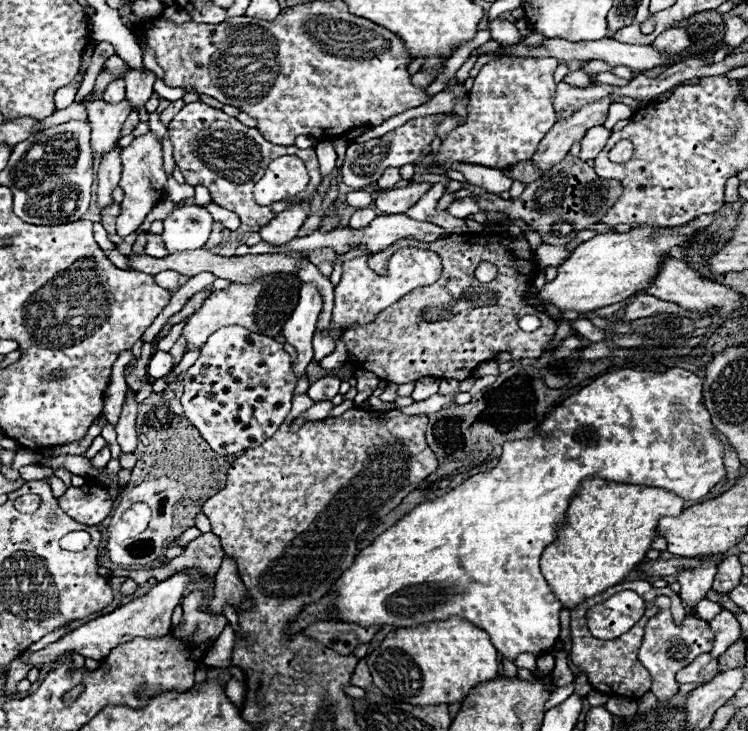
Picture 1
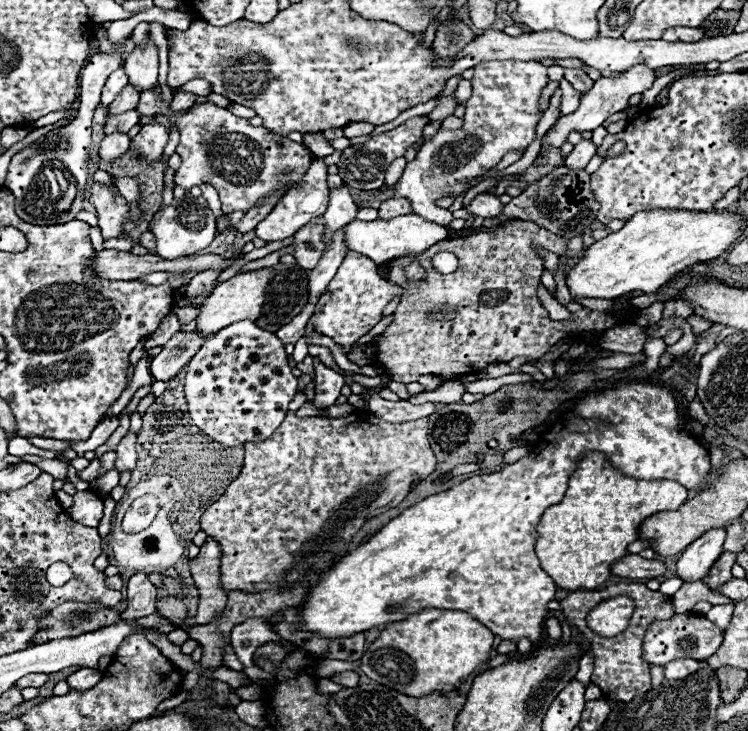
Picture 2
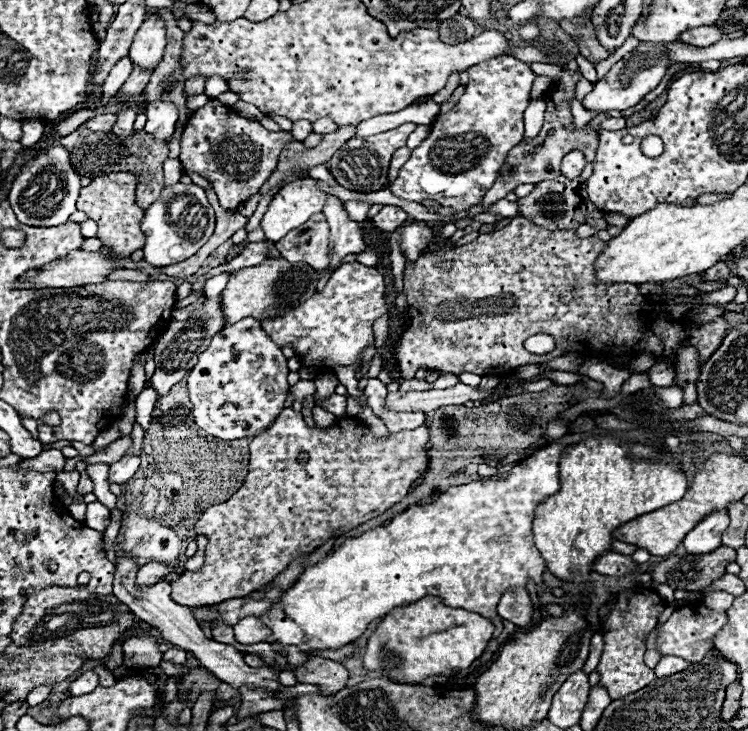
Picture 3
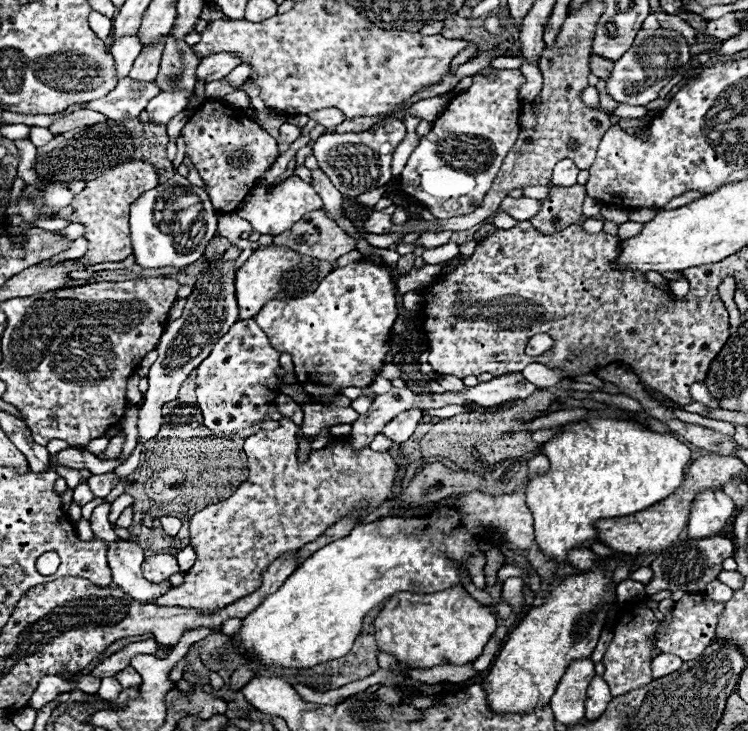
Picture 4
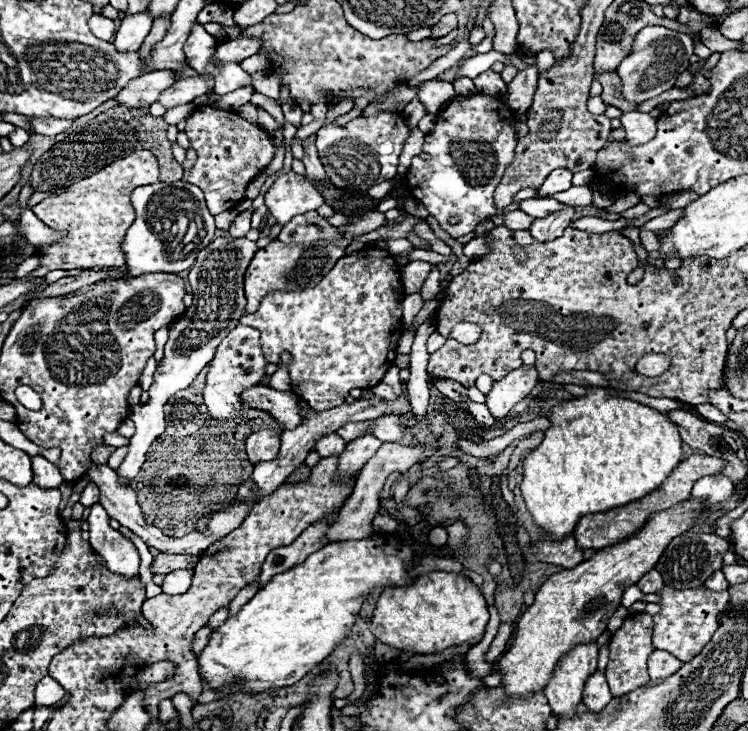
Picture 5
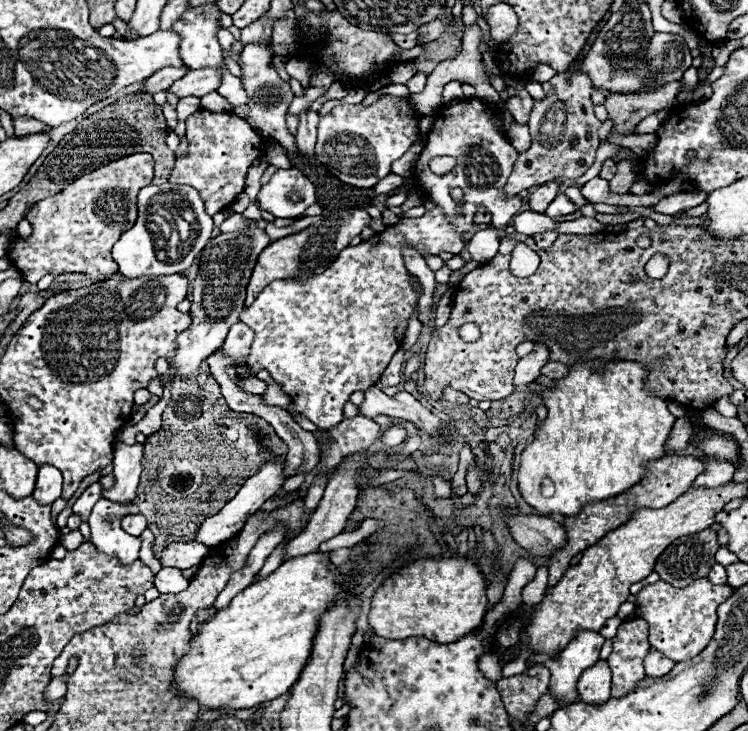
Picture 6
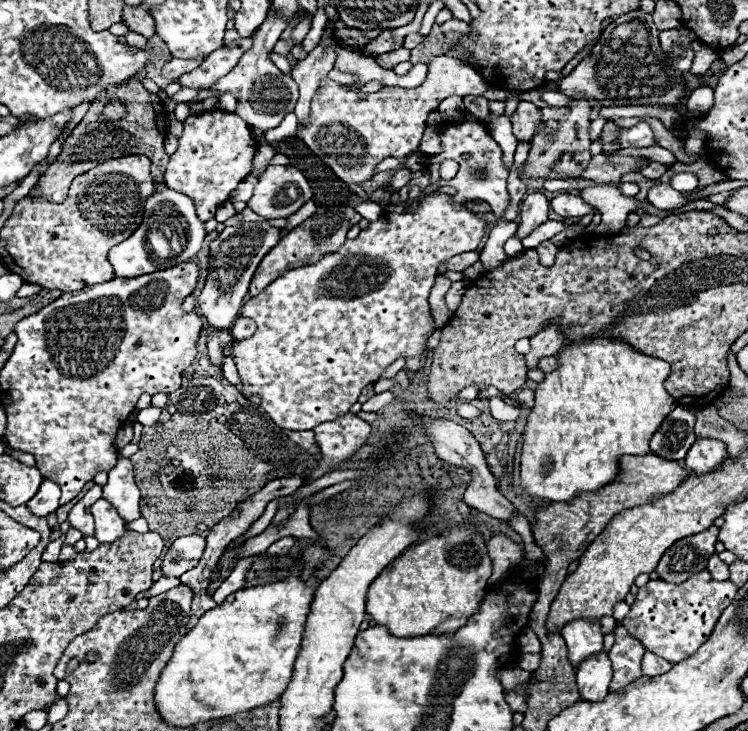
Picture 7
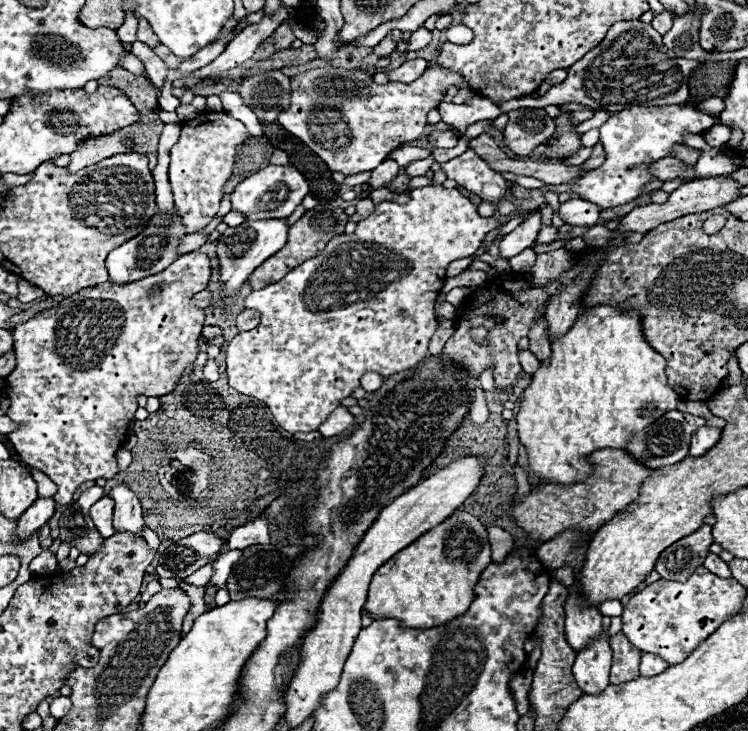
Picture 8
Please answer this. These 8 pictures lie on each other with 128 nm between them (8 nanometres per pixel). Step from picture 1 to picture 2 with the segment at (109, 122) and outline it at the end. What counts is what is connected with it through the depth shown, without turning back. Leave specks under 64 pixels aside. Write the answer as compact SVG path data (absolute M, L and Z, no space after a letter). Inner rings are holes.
M128 84L110 104L110 114L122 114L128 110L134 110L138 106L138 96L140 96L140 92L136 90L136 86Z

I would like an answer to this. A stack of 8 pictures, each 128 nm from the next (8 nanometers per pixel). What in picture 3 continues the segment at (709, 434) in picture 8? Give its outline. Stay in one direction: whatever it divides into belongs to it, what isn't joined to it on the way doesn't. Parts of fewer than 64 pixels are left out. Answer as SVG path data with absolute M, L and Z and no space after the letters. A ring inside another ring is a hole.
M714 510L708 516L704 516L694 530L690 530L690 534L686 534L684 538L684 546L686 552L690 554L706 554L716 550L722 544L722 534L728 528L730 516L728 510Z

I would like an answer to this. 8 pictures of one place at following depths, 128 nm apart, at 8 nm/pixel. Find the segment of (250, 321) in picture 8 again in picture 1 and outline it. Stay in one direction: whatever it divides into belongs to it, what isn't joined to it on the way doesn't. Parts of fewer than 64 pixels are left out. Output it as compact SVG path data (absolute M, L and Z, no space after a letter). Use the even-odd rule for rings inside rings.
M224 326L216 330L208 338L206 346L200 348L198 360L194 362L194 366L186 370L182 382L184 382L182 394L184 416L198 428L198 432L210 444L210 448L222 456L236 454L266 442L290 412L296 388L296 376L292 372L290 356L284 352L284 344L276 342L270 336L250 332L244 326Z

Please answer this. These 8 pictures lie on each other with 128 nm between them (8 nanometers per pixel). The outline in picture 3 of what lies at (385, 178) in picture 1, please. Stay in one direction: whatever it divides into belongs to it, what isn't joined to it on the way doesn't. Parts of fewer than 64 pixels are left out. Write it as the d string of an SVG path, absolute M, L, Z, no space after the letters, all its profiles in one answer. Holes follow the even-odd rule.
M402 146L400 150L394 152L392 156L392 164L390 164L390 172L388 172L388 180L394 182L394 178L398 178L398 170L402 168L402 164L410 158L410 148L408 146Z

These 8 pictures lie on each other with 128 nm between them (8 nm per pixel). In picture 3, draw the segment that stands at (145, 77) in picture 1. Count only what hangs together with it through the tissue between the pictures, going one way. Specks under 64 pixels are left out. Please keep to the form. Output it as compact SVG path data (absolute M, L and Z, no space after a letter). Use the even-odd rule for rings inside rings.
M154 10L152 16L146 18L144 24L138 28L130 48L130 58L136 66L154 70L162 60L164 46L166 46L166 22Z

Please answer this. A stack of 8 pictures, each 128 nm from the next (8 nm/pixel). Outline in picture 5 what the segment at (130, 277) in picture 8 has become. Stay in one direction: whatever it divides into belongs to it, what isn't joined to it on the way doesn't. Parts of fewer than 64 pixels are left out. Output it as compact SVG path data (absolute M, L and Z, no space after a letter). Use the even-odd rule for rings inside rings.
M156 182L148 186L138 186L132 192L132 206L136 210L134 224L126 230L126 236L122 240L122 252L126 258L126 270L130 276L142 276L150 272L166 272L166 274L178 274L182 270L188 270L202 246L208 246L214 236L214 216L206 208L204 194L198 186L188 182ZM200 216L200 224L194 224L194 220ZM186 220L186 240L180 240L180 228ZM194 224L194 226L192 226Z

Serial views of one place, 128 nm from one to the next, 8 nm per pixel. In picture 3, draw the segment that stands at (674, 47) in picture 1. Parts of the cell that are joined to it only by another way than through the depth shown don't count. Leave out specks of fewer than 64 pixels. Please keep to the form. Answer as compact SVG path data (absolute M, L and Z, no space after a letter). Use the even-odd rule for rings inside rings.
M700 26L700 28L694 28L694 30L686 30L680 40L686 42L686 44L692 44L692 46L700 46L700 48L706 48L706 46L712 46L714 42L718 42L722 38L722 30L716 28L716 26Z

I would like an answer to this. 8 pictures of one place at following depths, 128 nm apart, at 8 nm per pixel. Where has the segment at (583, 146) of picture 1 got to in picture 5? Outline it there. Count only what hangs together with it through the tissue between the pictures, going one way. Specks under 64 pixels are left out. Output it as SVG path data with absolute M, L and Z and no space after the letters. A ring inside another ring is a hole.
M558 168L558 170L554 170L554 172L546 178L546 182L538 188L538 198L546 198L546 196L552 196L552 194L556 194L556 192L564 192L564 190L568 190L570 186L572 186L572 174L570 174L568 170Z

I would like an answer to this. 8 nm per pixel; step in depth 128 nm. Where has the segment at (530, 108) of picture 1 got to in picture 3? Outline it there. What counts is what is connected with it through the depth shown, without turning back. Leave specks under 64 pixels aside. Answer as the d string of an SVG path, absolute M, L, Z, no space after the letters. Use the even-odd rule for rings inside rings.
M498 56L468 68L468 74L470 82L458 104L436 118L430 136L412 150L410 160L400 168L398 178L390 186L394 196L412 202L436 200L440 206L456 212L470 210L480 204L486 190L494 184L508 150L524 138L522 112L530 102L530 86L536 78L528 64L512 56Z

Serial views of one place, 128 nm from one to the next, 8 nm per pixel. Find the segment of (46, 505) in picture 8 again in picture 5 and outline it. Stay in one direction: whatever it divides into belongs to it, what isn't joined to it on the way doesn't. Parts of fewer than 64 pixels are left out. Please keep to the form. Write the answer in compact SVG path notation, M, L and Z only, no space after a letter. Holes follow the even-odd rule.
M32 456L32 470L34 470L34 484L40 486L42 490L60 488L60 484L64 482L60 470L42 456Z

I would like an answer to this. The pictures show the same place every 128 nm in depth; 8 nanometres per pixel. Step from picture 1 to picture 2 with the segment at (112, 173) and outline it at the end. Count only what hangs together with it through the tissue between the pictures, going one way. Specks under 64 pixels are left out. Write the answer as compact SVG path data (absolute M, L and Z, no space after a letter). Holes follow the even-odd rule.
M114 132L108 134L100 146L100 156L104 160L114 160L124 154L124 150L130 148L130 136L124 132Z

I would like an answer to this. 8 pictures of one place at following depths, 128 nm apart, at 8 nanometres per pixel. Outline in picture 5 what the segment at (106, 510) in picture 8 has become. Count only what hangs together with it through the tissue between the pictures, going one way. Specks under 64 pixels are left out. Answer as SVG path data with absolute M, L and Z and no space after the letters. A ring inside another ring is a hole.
M94 504L88 516L92 548L106 560L106 566L114 574L122 574L128 578L138 576L140 556L136 546L118 530L114 530L108 522L110 516L106 514L106 510L100 504Z

